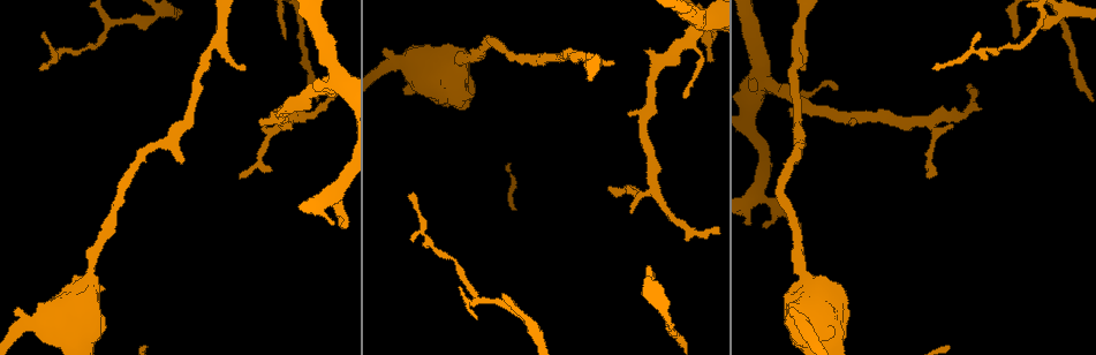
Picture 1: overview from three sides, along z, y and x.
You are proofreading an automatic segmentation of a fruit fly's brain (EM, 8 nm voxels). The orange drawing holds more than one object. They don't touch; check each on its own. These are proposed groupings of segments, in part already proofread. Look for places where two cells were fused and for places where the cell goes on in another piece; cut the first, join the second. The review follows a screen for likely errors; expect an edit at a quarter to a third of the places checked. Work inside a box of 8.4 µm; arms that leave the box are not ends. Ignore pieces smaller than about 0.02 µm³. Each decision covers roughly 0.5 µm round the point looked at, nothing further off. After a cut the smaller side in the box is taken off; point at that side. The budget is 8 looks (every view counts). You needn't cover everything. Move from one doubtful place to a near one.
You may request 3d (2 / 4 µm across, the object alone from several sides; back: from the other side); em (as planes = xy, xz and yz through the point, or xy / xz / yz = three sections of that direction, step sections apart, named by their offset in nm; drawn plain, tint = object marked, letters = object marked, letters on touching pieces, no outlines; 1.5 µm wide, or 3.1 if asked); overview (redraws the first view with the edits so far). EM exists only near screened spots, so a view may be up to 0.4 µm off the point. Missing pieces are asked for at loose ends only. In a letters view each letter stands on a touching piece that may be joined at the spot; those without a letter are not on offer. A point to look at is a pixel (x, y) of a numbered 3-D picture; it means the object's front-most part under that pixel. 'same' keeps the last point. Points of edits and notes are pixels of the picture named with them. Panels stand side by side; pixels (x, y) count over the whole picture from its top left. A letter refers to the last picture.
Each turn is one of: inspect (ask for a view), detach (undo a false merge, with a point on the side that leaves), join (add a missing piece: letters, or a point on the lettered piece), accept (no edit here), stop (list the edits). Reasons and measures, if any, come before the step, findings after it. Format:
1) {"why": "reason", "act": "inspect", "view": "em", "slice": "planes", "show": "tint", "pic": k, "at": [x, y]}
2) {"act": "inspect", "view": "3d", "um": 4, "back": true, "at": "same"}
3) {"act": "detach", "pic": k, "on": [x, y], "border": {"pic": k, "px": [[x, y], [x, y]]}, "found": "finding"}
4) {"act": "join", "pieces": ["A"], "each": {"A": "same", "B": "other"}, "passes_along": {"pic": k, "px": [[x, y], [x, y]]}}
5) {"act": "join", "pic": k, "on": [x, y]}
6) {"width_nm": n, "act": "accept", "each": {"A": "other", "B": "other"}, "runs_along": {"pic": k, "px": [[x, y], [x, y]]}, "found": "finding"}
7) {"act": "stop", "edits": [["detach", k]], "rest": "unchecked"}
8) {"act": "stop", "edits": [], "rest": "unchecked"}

{"why": "three arms meet", "act": "inspect", "view": "em", "um": 3.1, "slice": "planes", "show": "letters", "pic": 1, "at": [1041, 22]}

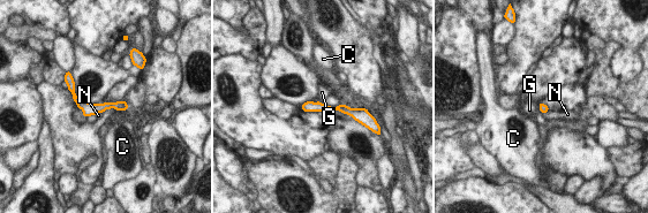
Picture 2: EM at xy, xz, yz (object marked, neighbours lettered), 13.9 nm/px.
{"width_nm": 130, "act": "accept", "each": {"C": "other", "G": "other", "N": "other"}, "runs_along": {"pic": 2, "px": [[304, 106], [344, 108], [355, 115]]}, "found": "continuous, no second cell"}

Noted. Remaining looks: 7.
{"why": "three arms meet", "act": "inspect", "view": "3d", "um": 2, "pic": 1, "at": [930, 124]}

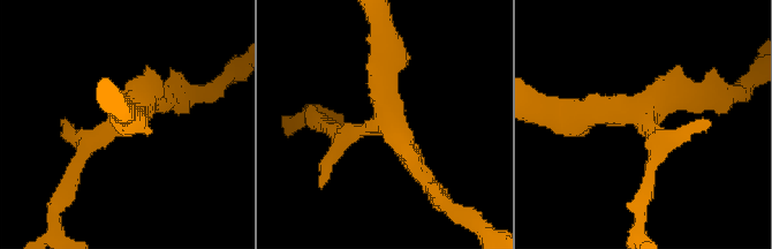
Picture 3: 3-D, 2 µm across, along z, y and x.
{"why": "need the tissue", "act": "inspect", "view": "em", "slice": "yz", "step": 8, "show": "tint", "pic": 3, "at": [386, 117]}

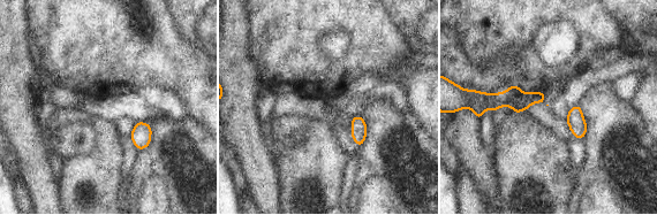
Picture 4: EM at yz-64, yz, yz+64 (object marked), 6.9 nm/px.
{"why": "cut it another way", "act": "inspect", "view": "em", "slice": "xz", "step": 4, "show": "letters", "at": "same"}

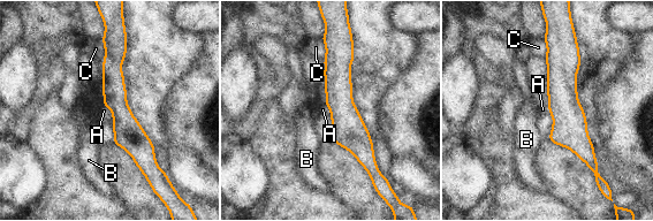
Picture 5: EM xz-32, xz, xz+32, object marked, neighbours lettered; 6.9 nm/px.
{"width_nm": 200, "act": "accept", "each": {"A": "other", "B": "other", "C": "other"}, "border": {"pic": 5, "px": [[103, 103], [112, 113], [112, 124]]}, "found": "all the same cell"}

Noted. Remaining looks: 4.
{"why": "thick turns thin", "act": "inspect", "view": "em", "slice": "planes", "show": "letters", "pic": 1, "at": [336, 83]}

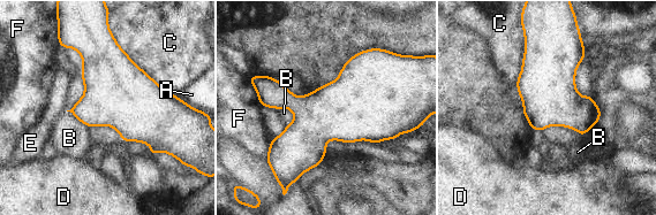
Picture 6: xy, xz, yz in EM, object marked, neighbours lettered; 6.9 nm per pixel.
{"act": "accept", "each": {"A": "other", "B": "other", "C": "other", "D": "other", "E": "other", "F": "other"}, "found": "all the same cell"}

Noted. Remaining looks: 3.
{"act": "stop", "edits": [], "rest": "unchecked"}

